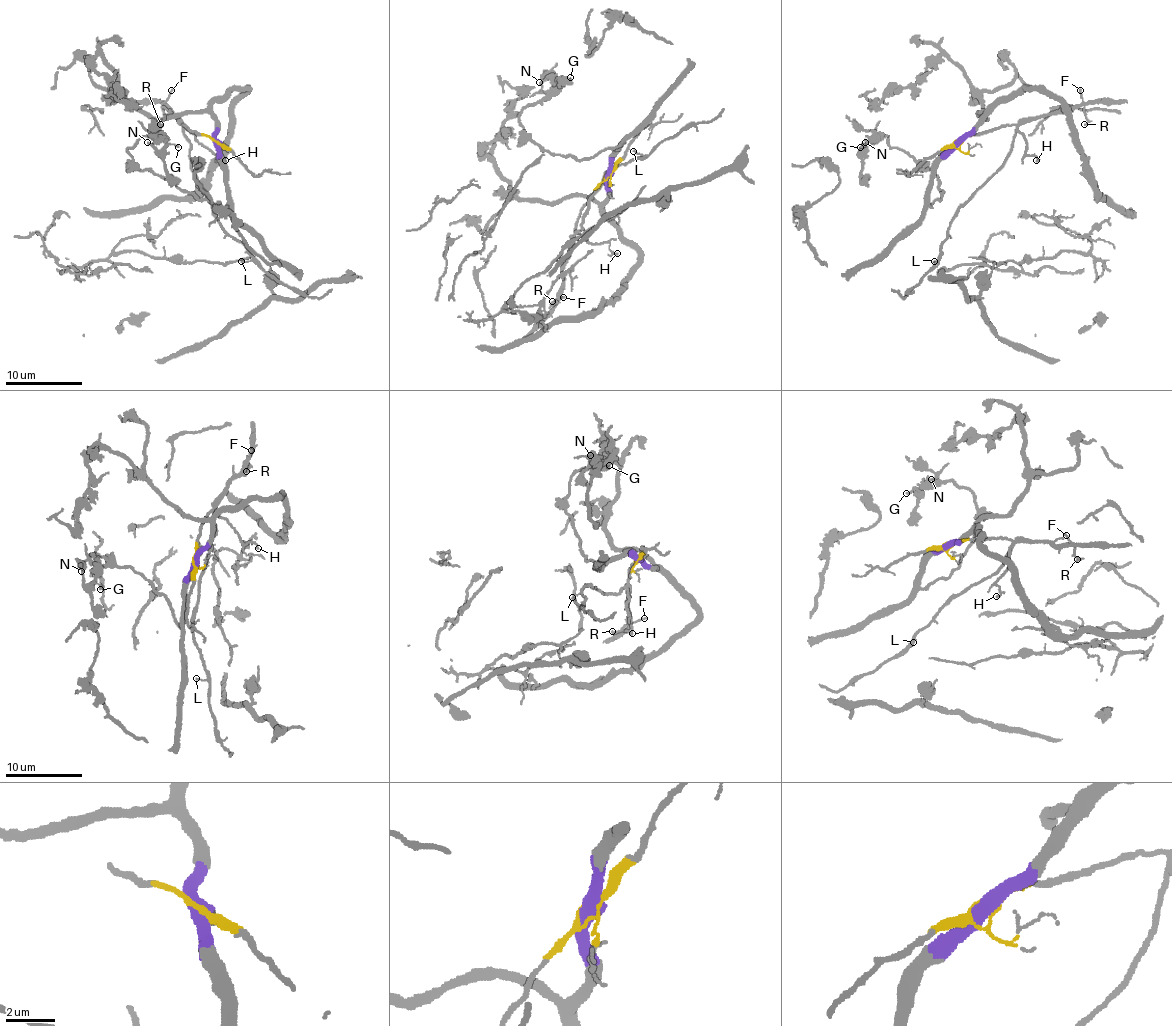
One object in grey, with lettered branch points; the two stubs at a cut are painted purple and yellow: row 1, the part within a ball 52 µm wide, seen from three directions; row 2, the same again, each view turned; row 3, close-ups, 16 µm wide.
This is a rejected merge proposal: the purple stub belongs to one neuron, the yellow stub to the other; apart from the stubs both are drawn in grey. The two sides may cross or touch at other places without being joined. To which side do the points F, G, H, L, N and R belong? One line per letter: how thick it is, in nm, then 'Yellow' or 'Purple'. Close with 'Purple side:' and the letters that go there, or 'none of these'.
F: Thickness 130 nm. Yellow
G: Thickness 160 nm. Purple
H: Thickness 100 nm. Yellow
L: Thickness 100 nm. Yellow
N: Thickness 160 nm. Purple
R: Thickness 180 nm. Yellow
Purple side: G, N

